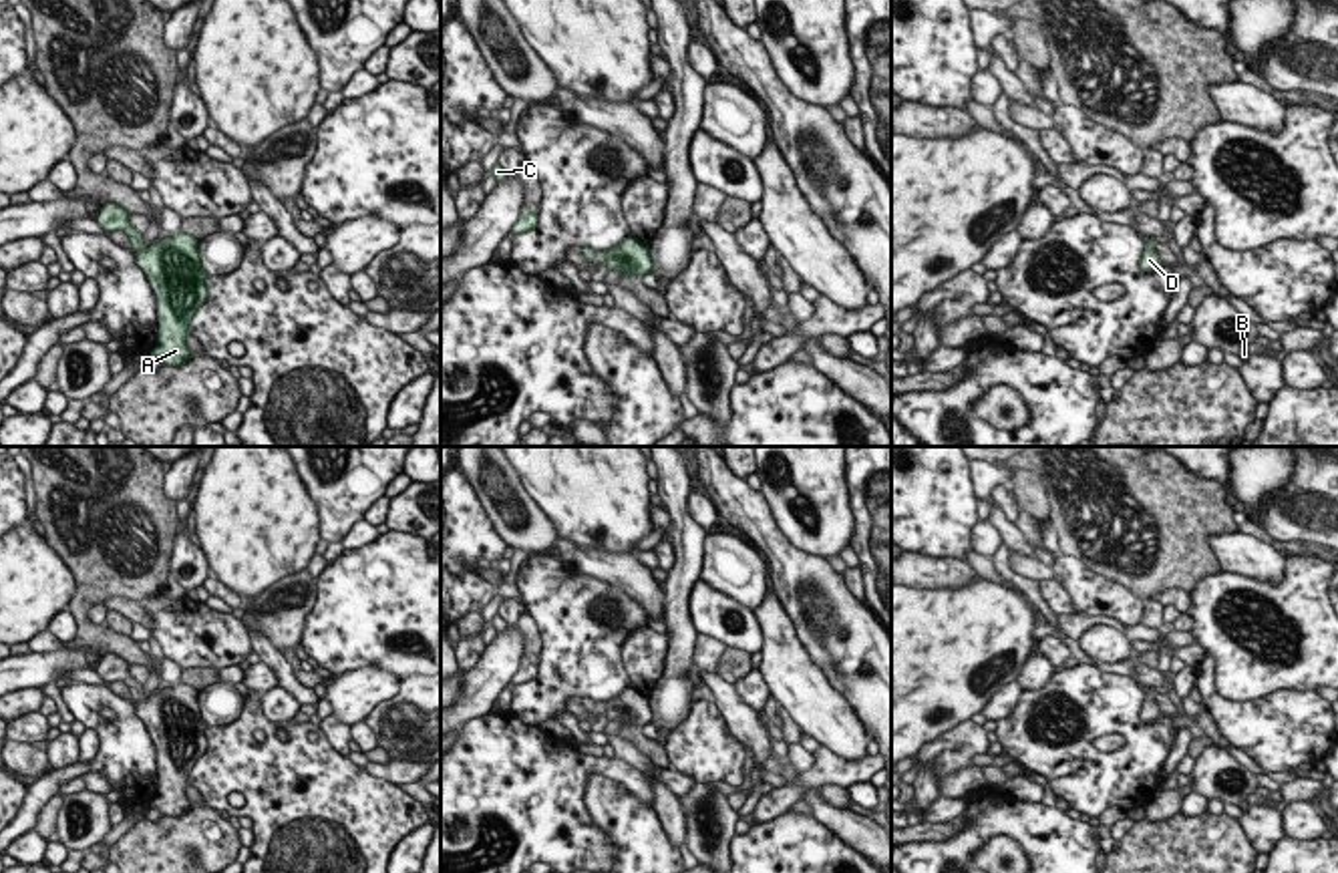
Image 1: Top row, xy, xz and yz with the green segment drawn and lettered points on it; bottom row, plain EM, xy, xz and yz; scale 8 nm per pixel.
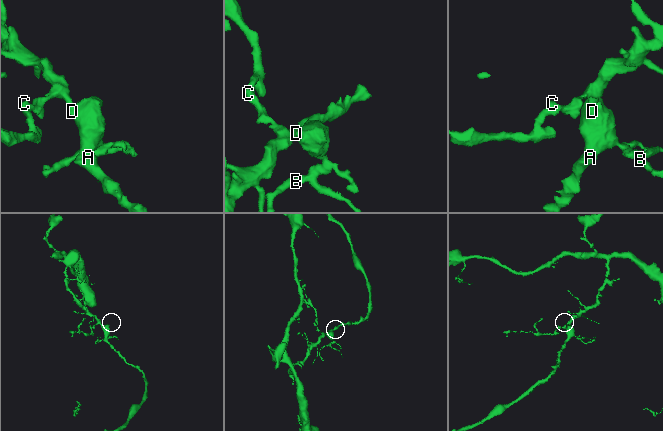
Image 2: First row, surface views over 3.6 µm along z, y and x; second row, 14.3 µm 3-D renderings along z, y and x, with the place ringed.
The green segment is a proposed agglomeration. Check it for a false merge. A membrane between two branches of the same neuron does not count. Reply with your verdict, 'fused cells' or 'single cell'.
single cell

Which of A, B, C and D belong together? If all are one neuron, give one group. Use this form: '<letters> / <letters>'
A B C D

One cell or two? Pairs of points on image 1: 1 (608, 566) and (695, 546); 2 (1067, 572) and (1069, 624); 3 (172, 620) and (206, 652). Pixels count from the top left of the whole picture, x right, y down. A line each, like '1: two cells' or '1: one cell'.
1: two cells
2: two cells
3: one cell

